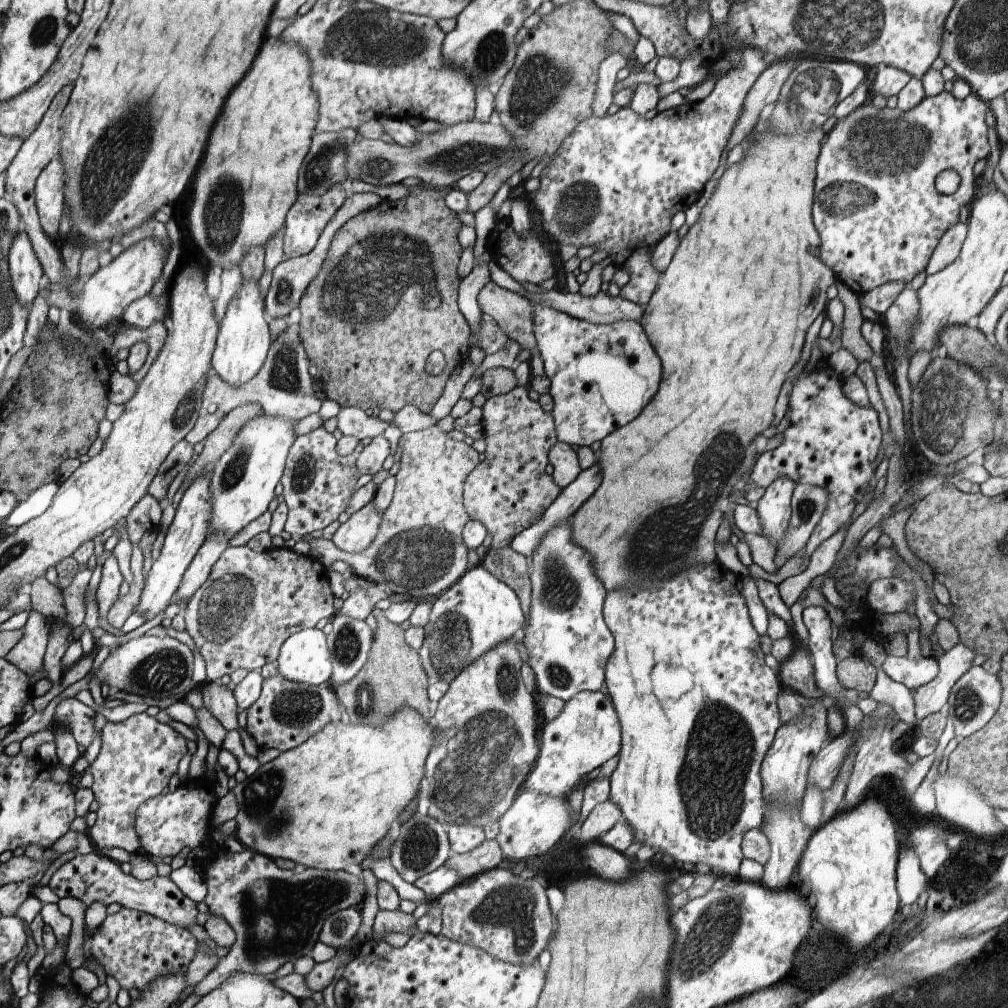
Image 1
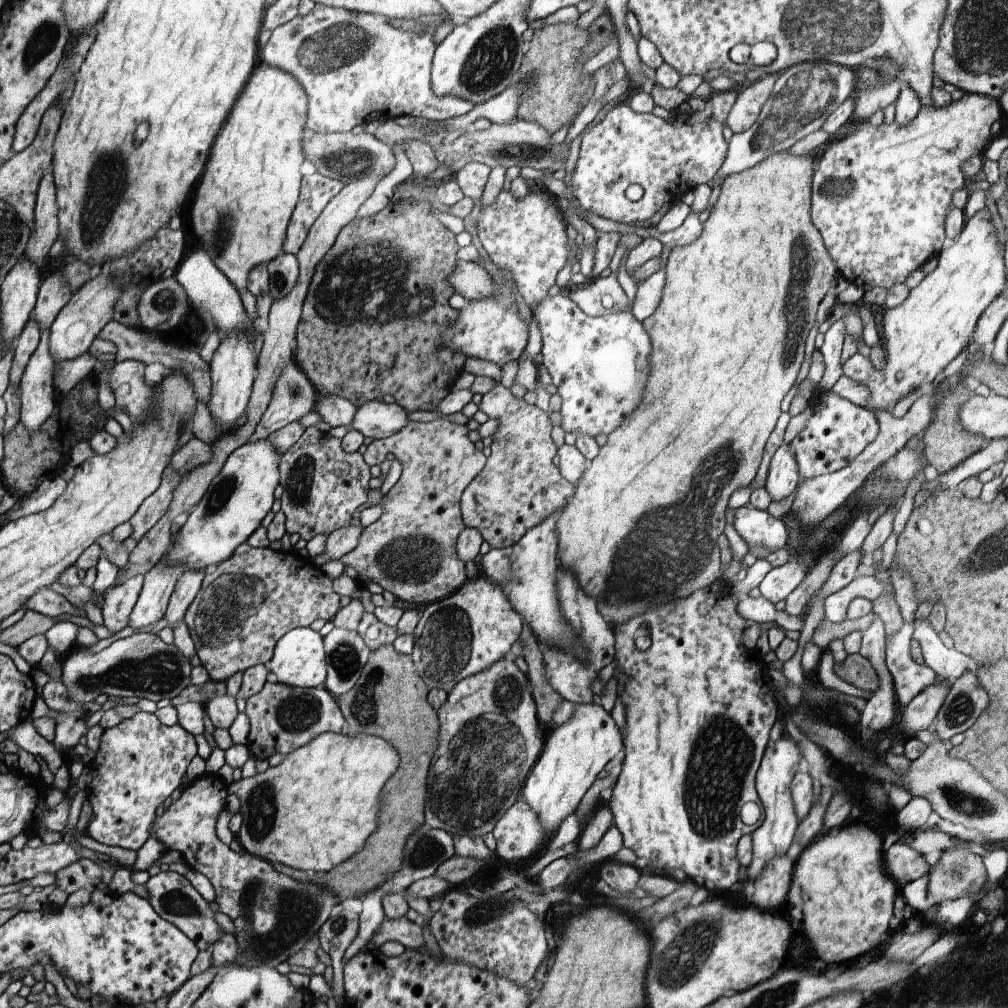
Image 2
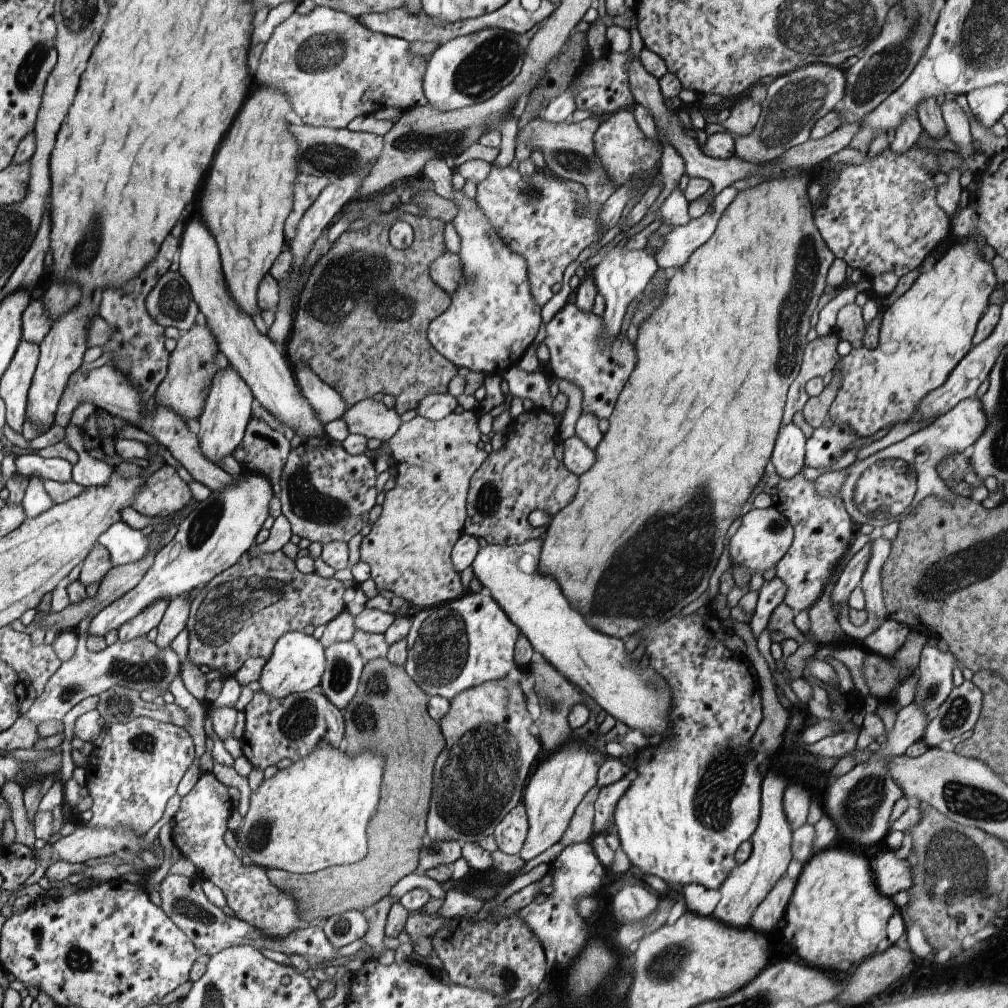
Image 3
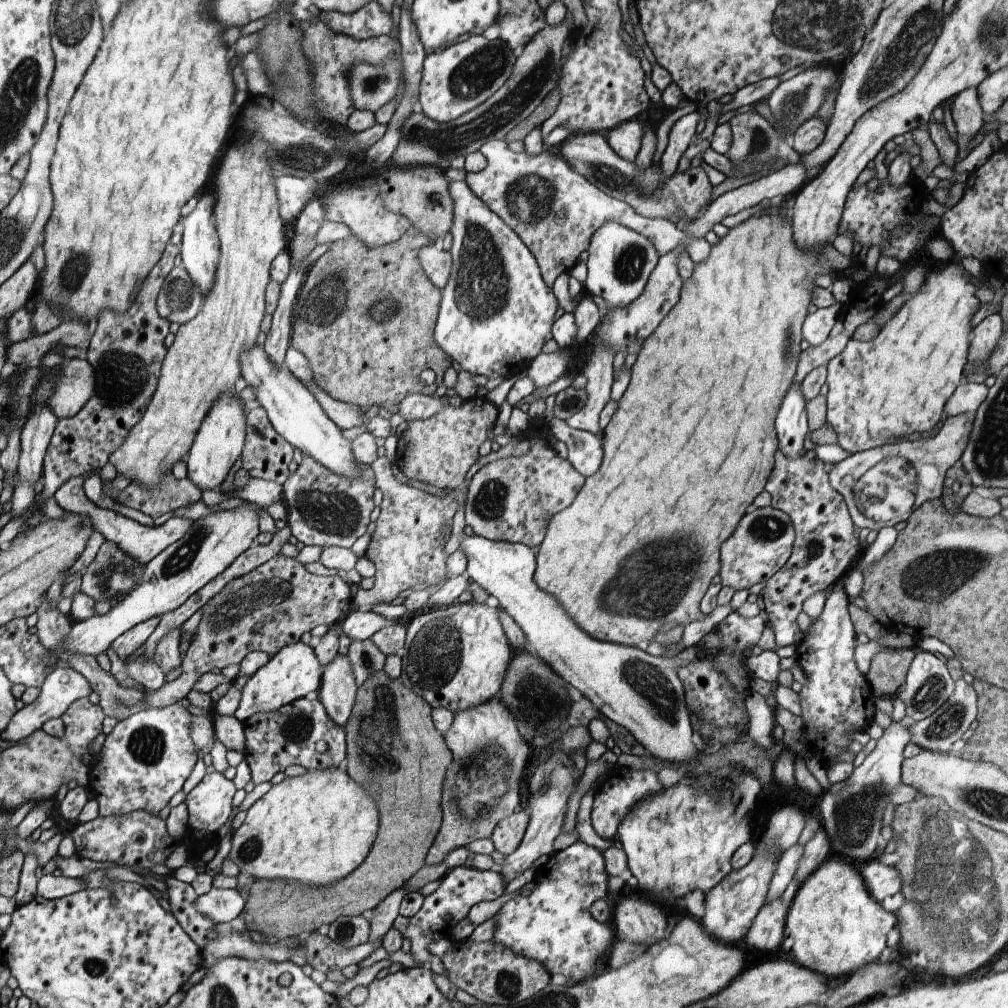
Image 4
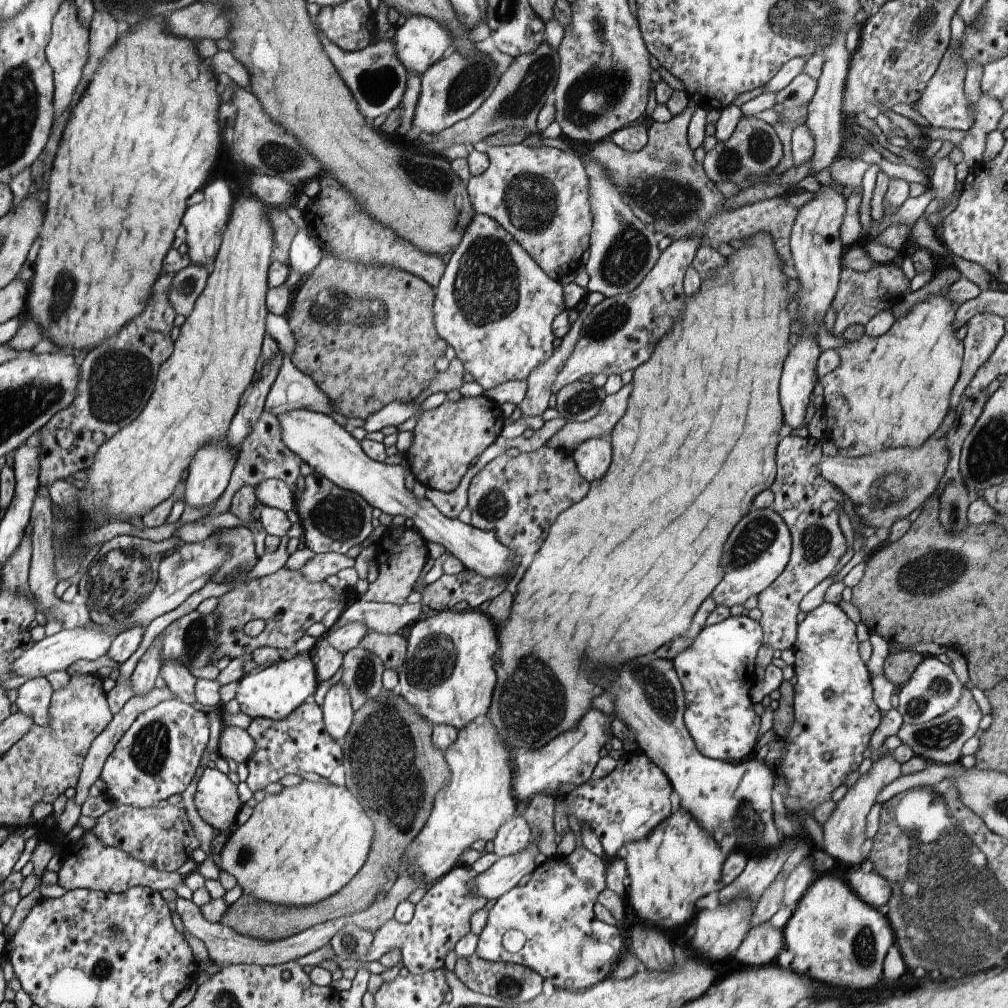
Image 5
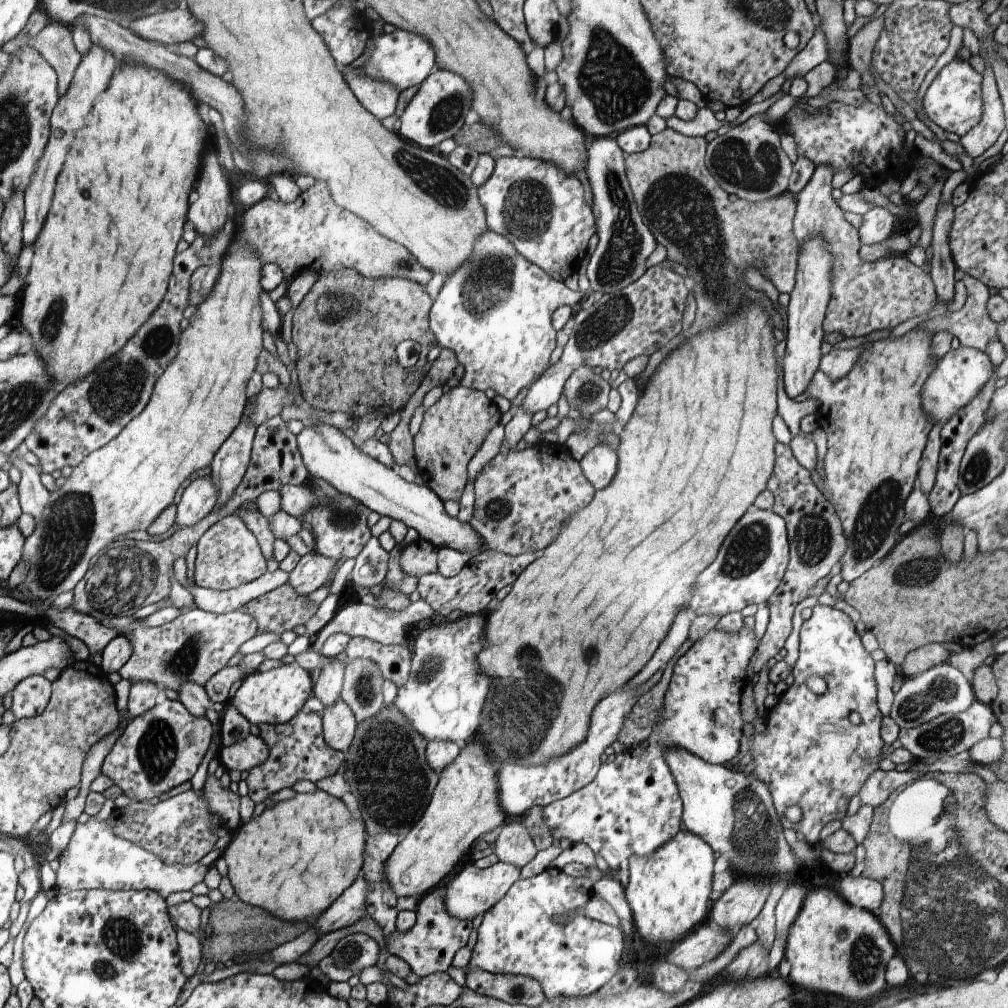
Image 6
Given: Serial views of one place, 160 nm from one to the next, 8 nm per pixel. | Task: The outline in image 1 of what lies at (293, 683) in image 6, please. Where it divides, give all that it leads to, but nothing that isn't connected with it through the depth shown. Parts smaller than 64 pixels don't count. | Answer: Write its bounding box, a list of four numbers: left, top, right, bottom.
[278,627,331,685]

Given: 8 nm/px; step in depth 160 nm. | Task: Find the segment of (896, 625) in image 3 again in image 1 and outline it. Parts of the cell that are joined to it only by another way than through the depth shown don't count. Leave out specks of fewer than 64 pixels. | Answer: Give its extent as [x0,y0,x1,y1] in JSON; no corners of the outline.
[883,655,939,690]

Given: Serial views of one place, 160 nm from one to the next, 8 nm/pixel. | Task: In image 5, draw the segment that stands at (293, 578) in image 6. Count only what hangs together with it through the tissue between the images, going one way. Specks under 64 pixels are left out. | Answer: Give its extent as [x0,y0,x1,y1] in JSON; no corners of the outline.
[300,551,354,582]

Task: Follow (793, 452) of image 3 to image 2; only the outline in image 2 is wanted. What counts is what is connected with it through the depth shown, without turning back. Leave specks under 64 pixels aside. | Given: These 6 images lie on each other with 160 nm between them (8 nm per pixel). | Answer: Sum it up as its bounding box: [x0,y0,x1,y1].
[764,441,801,502]

